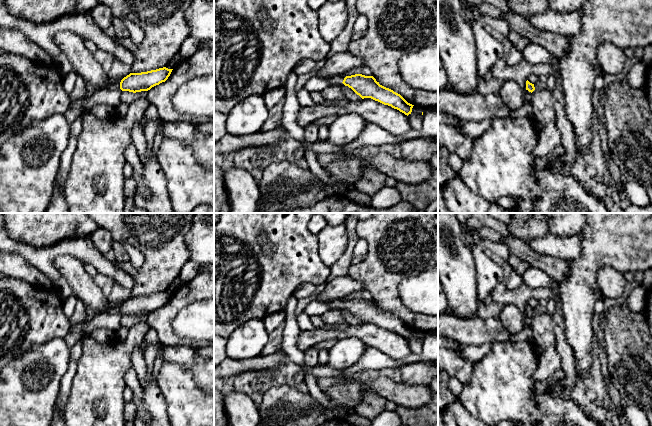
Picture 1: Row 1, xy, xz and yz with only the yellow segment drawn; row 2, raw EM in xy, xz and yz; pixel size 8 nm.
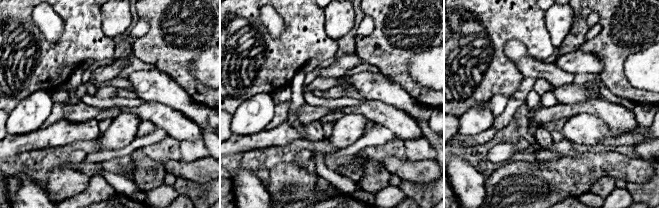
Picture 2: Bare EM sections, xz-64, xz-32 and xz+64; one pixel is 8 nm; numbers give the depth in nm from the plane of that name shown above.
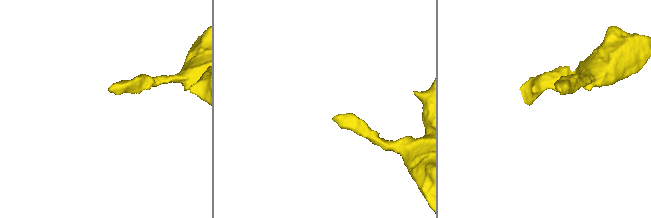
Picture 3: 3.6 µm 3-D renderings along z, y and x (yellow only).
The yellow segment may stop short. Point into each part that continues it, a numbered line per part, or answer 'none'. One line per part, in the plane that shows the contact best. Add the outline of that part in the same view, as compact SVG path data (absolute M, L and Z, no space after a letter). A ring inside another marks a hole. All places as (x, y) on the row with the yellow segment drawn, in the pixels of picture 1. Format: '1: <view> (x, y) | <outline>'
1: xz (336, 79) | M334 75L334 76L325 77L325 79L328 80L330 85L341 84L344 78L345 78L344 75Z

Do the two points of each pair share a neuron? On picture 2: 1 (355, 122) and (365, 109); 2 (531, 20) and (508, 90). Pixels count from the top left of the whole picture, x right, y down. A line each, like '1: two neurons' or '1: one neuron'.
1: two neurons
2: one neuron

